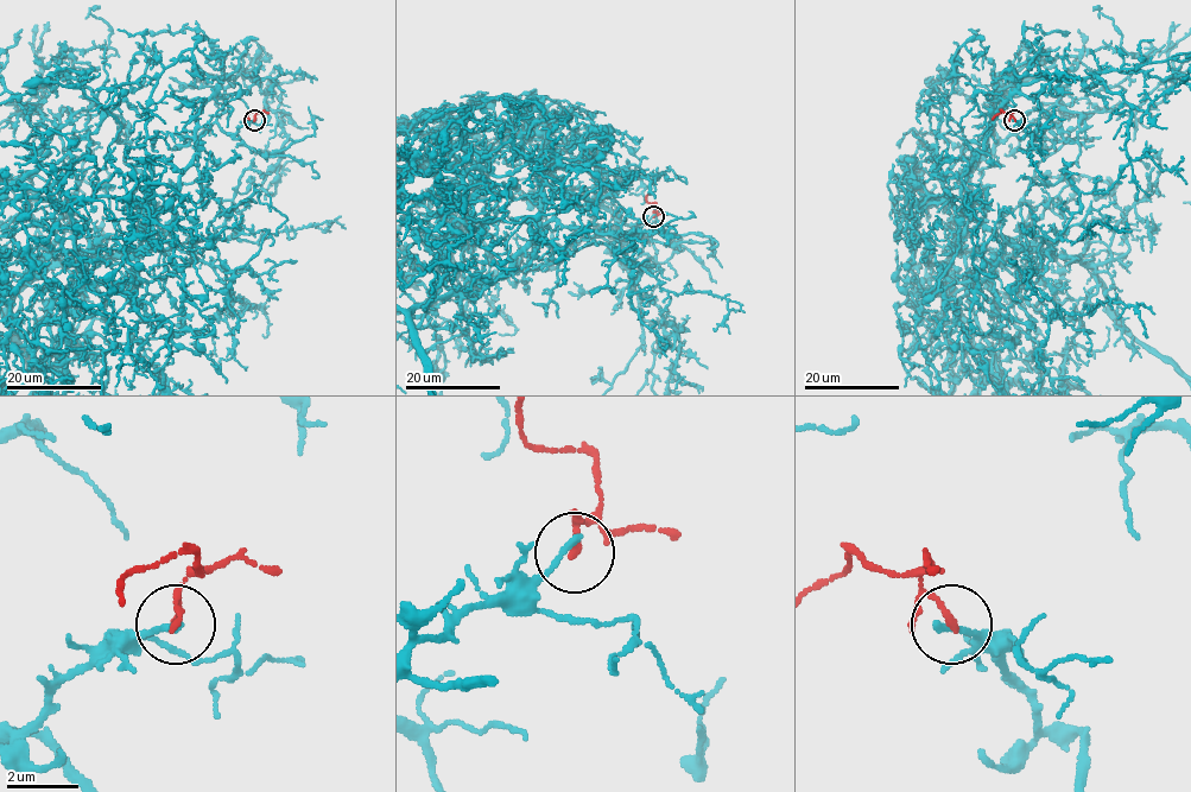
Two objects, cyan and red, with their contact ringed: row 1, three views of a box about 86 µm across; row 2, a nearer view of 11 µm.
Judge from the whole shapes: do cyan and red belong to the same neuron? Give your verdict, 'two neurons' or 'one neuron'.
two neurons

